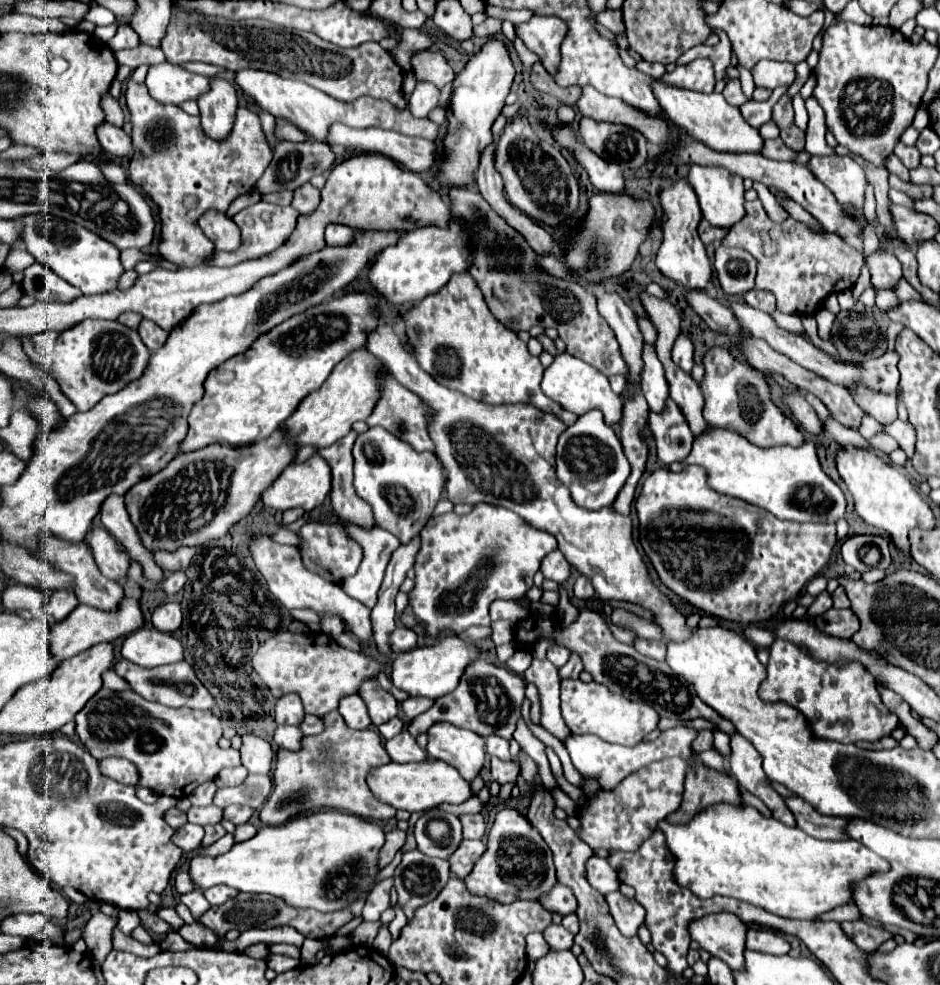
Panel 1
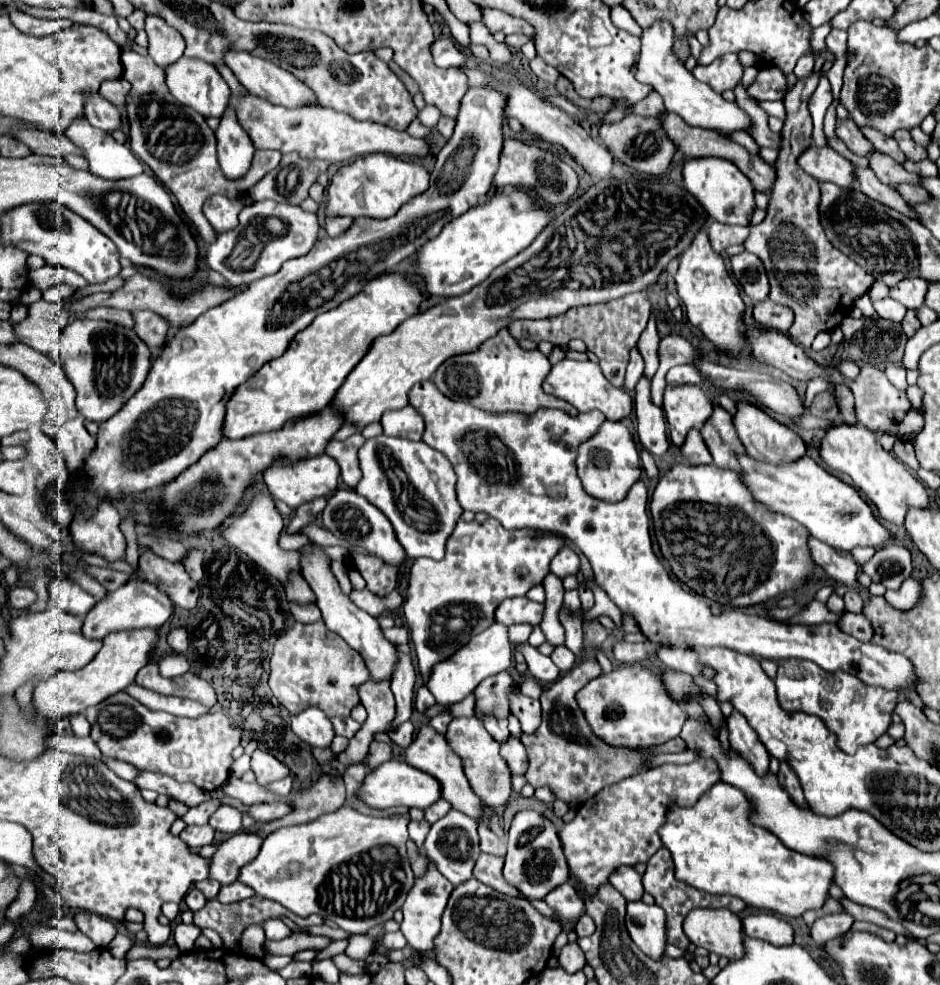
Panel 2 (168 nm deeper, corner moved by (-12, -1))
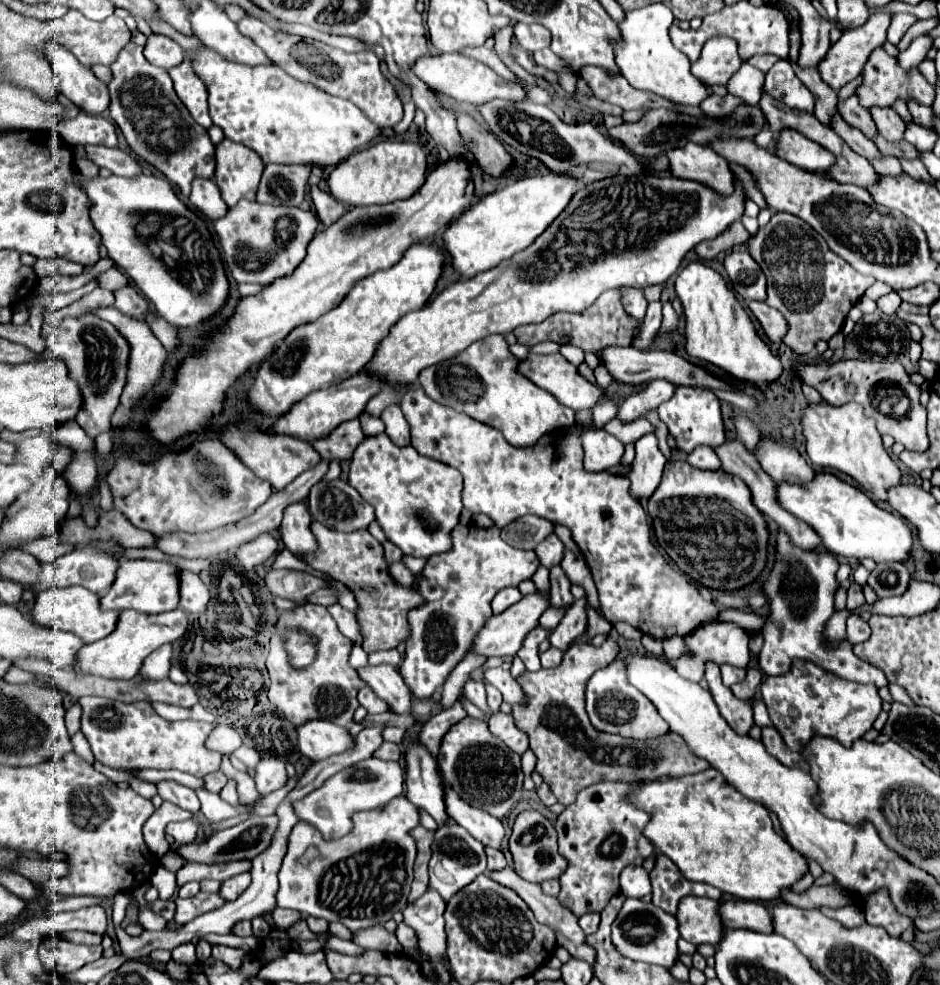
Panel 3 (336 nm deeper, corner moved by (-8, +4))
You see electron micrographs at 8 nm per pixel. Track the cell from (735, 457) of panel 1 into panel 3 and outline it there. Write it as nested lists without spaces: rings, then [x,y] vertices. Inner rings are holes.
[[[818,471],[808,483],[776,483],[776,499],[780,507],[808,523],[822,539],[822,545],[846,559],[872,557],[880,561],[906,561],[912,549],[910,525],[900,517],[880,509],[858,487],[840,481],[836,475]]]

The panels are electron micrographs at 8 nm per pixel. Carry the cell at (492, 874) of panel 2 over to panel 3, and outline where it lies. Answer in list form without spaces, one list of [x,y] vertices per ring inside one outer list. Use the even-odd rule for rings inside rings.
[[[504,867],[504,869],[500,869],[500,871],[492,871],[492,873],[490,873],[490,877],[492,877],[496,883],[500,883],[500,885],[504,885],[504,887],[512,889],[512,891],[516,891],[516,893],[518,893],[526,903],[528,903],[528,907],[532,909],[532,913],[534,913],[536,921],[538,921],[538,923],[548,925],[550,929],[554,929],[556,939],[558,939],[558,945],[566,947],[570,955],[580,957],[580,959],[586,959],[586,961],[592,965],[594,951],[592,951],[592,947],[588,947],[588,945],[584,943],[586,935],[584,935],[584,931],[580,929],[580,925],[578,925],[578,917],[576,917],[568,907],[560,905],[560,901],[558,901],[556,897],[546,895],[546,893],[542,891],[542,887],[540,887],[540,885],[534,885],[534,883],[528,883],[528,881],[520,879],[520,877],[518,877],[510,867]]]

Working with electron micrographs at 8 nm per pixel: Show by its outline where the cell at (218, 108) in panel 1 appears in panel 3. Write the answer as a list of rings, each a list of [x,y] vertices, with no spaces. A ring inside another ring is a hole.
[[[222,139],[216,145],[216,175],[214,181],[222,191],[222,199],[228,207],[234,207],[240,199],[254,199],[264,163],[256,151],[242,147],[230,139]]]

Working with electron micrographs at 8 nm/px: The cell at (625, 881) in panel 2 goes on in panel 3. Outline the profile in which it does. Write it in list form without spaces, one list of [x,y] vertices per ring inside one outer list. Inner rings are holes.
[[[626,867],[620,873],[620,891],[626,897],[644,897],[652,891],[650,887],[650,879],[648,879],[648,871],[644,871],[642,867]]]

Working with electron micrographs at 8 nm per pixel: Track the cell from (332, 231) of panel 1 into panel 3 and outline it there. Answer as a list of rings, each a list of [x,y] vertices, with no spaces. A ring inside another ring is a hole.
[[[310,187],[310,197],[314,203],[316,215],[324,223],[324,227],[330,227],[332,223],[336,223],[336,219],[340,219],[346,213],[346,207],[340,201],[332,199],[332,195],[322,191],[320,187]]]

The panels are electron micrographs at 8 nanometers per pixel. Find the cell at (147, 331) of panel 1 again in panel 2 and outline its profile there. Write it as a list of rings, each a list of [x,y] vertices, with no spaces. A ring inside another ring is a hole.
[[[136,310],[132,312],[136,324],[134,324],[134,332],[148,344],[150,352],[154,356],[158,356],[162,352],[162,346],[166,342],[168,336],[168,320],[164,320],[162,316],[158,316],[156,312],[150,310]]]

